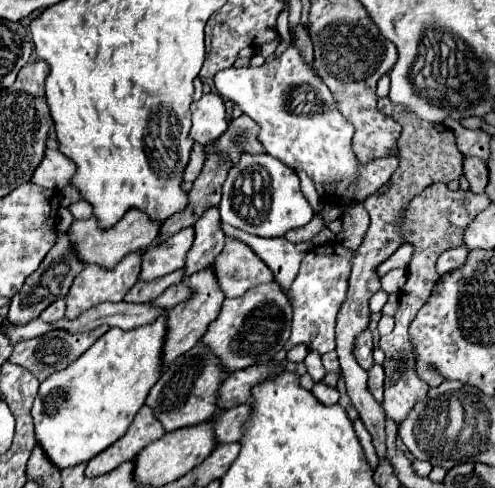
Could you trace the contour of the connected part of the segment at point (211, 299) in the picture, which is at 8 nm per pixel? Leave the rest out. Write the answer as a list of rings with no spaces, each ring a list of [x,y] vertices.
[[[208,266],[196,274],[192,274],[188,278],[192,296],[184,302],[180,302],[178,306],[174,306],[168,312],[168,336],[166,336],[166,346],[164,346],[164,364],[170,364],[174,358],[178,358],[180,354],[188,352],[200,338],[202,334],[208,330],[210,322],[218,316],[218,312],[222,310],[222,302],[224,302],[224,292],[220,290],[214,266]]]

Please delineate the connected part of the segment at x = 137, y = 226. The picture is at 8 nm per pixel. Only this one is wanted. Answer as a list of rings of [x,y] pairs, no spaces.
[[[134,208],[134,210],[128,210],[122,216],[122,220],[116,222],[112,228],[102,228],[96,218],[88,218],[88,220],[74,220],[70,230],[72,230],[72,242],[76,242],[78,254],[80,254],[80,258],[84,258],[86,264],[98,264],[98,266],[104,266],[104,268],[112,268],[128,252],[148,248],[158,236],[160,222],[152,220],[146,212]]]

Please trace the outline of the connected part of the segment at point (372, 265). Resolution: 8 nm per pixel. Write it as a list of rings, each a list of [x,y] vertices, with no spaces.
[[[378,98],[378,110],[384,112],[386,116],[392,116],[396,122],[402,124],[402,136],[398,140],[398,156],[400,156],[400,166],[390,178],[390,186],[386,192],[376,190],[370,194],[362,204],[370,214],[370,228],[354,252],[352,258],[352,274],[350,274],[350,286],[348,286],[348,298],[344,302],[344,308],[340,310],[340,318],[336,322],[336,352],[340,358],[342,366],[342,376],[346,380],[348,396],[352,398],[352,404],[358,410],[358,416],[366,424],[368,432],[372,434],[378,458],[386,456],[386,414],[384,408],[372,398],[368,392],[368,372],[356,362],[354,358],[354,342],[356,338],[368,330],[370,322],[370,298],[380,290],[380,276],[376,268],[388,260],[402,244],[404,244],[404,210],[408,208],[410,200],[418,196],[424,188],[428,188],[432,182],[450,182],[458,180],[462,176],[462,166],[464,166],[464,154],[458,150],[456,136],[454,132],[444,126],[444,124],[428,124],[420,122],[414,114],[408,114],[402,106],[392,104],[388,98]]]

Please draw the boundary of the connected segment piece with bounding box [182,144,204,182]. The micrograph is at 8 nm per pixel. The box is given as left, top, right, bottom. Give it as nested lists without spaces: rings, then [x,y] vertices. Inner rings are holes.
[[[194,144],[192,154],[190,154],[190,162],[188,162],[184,176],[182,176],[184,182],[194,182],[196,176],[200,174],[200,170],[202,170],[202,164],[204,164],[204,148],[200,144]]]

